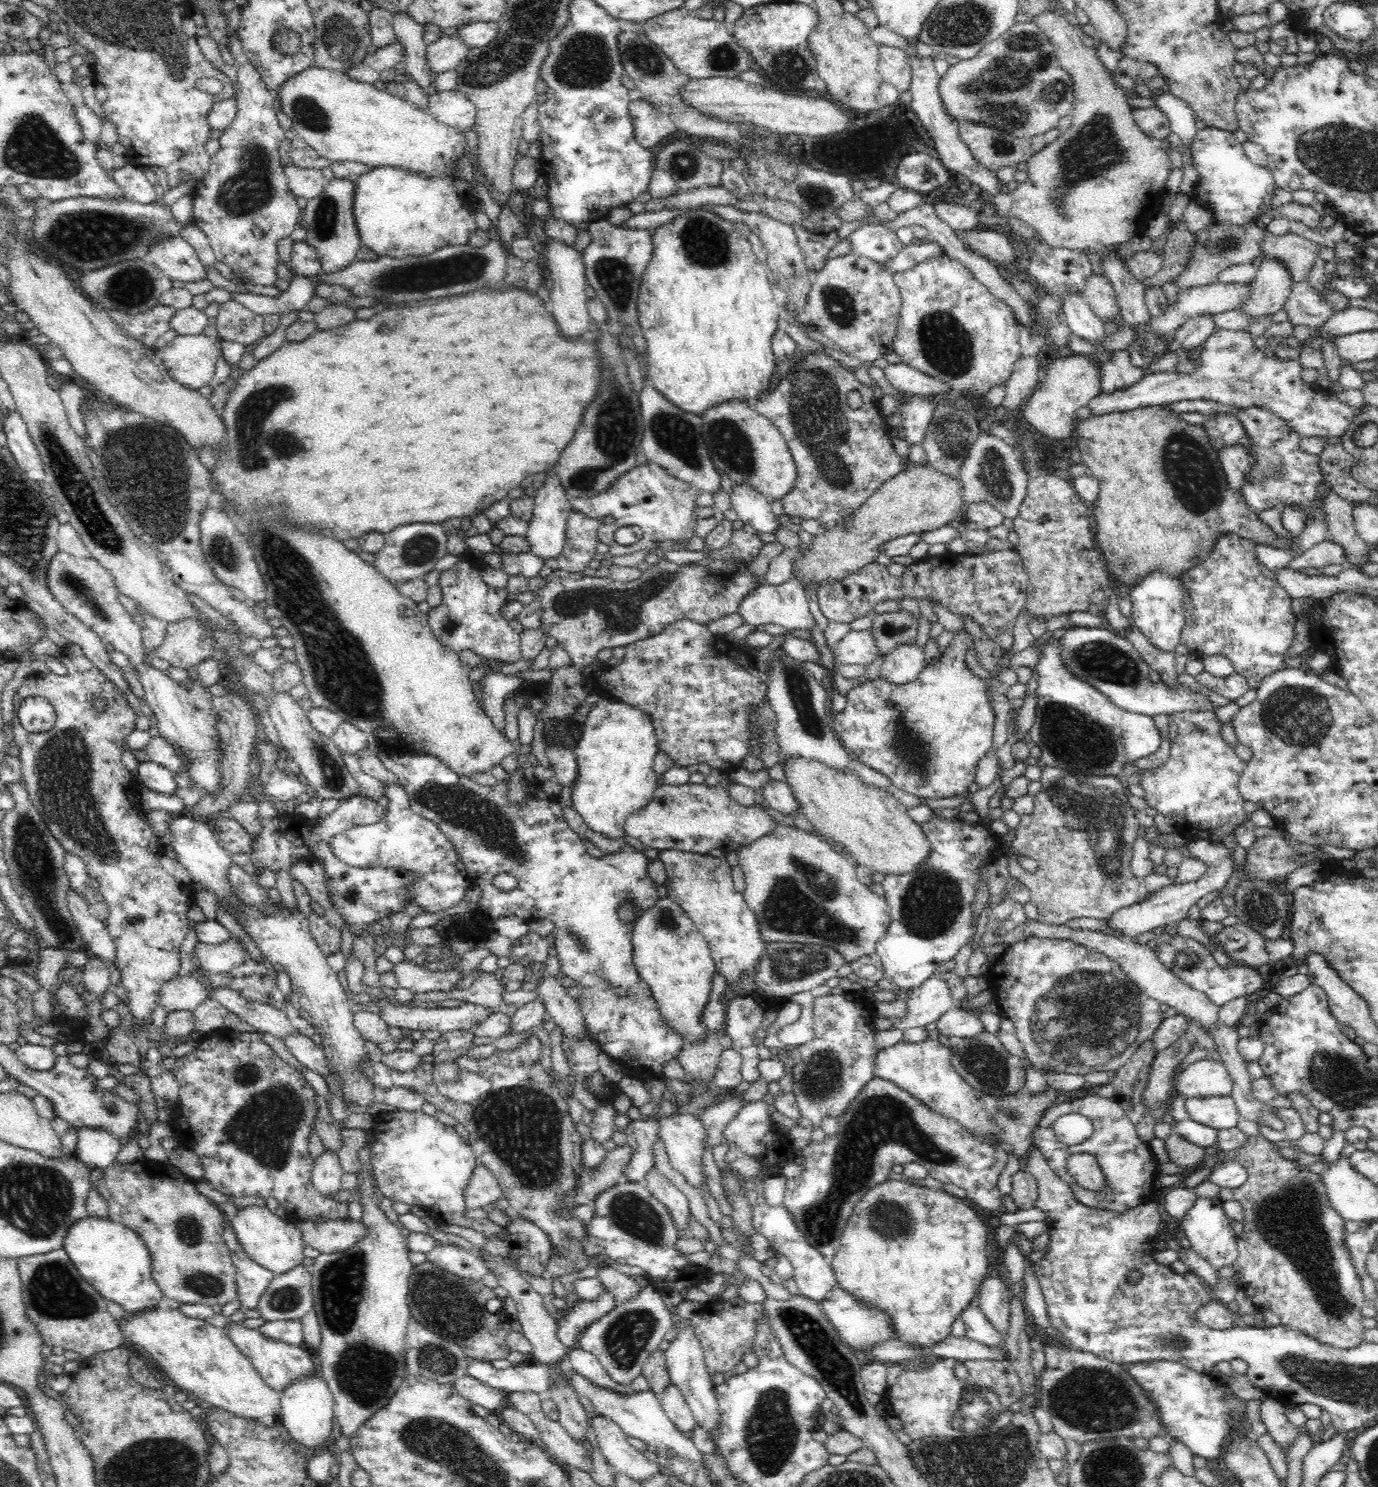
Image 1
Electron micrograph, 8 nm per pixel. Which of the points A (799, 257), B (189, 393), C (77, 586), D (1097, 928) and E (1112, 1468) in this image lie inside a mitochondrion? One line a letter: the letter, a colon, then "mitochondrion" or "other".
A: other
B: other
C: mitochondrion
D: other
E: mitochondrion

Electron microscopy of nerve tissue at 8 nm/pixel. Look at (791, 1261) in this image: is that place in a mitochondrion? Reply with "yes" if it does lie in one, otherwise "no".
no

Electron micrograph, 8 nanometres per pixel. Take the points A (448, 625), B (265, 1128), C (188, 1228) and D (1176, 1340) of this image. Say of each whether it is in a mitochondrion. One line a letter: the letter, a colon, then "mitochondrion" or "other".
A: mitochondrion
B: mitochondrion
C: mitochondrion
D: mitochondrion

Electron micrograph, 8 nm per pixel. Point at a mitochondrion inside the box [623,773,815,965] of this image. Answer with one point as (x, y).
(667, 920)

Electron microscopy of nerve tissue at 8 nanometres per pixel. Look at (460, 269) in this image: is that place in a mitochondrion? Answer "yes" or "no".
yes

